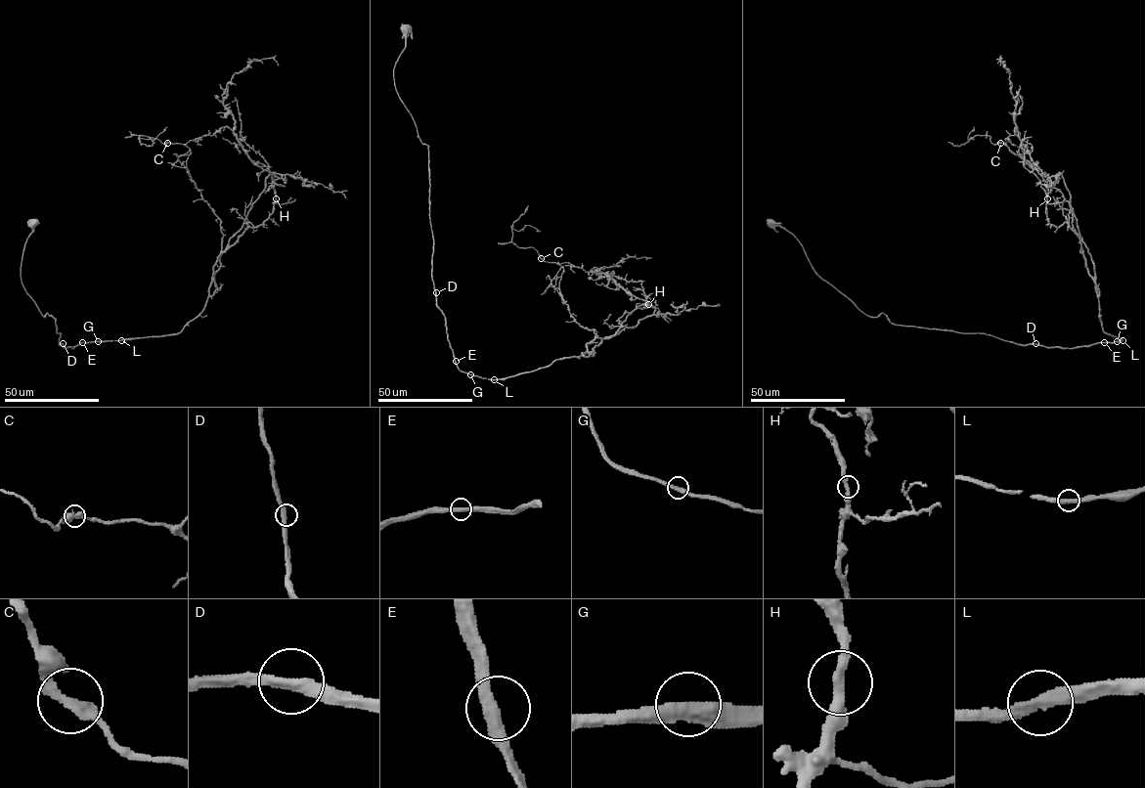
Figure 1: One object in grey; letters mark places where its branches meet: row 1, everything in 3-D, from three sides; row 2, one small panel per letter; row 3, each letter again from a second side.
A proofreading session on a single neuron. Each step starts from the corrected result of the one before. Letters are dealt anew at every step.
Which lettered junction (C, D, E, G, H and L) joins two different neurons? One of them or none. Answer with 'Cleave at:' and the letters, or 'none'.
Cleave at: none

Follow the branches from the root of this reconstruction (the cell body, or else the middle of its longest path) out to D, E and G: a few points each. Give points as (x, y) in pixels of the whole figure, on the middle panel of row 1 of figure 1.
D: (406, 28), (405, 48), (396, 62), (393, 78), (418, 136), (428, 147), (431, 277), (436, 292)
E: (406, 28), (405, 48), (393, 69), (394, 86), (418, 136), (428, 147), (432, 281), (456, 361)
G: (406, 28), (394, 86), (418, 136), (428, 147), (436, 303), (456, 365), (470, 374)

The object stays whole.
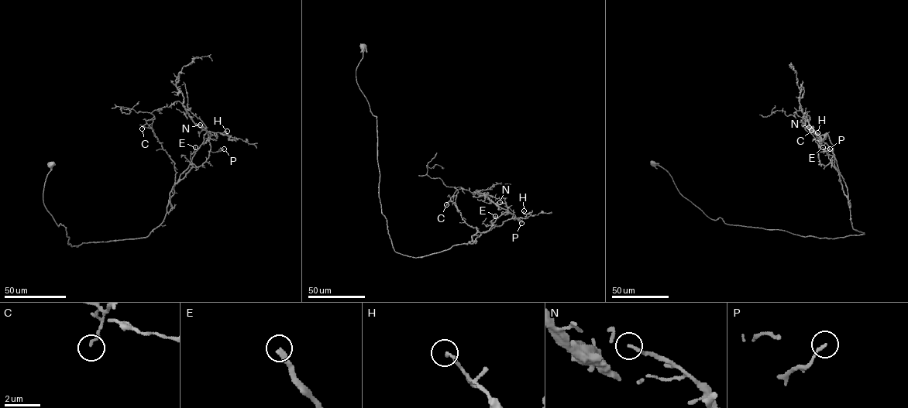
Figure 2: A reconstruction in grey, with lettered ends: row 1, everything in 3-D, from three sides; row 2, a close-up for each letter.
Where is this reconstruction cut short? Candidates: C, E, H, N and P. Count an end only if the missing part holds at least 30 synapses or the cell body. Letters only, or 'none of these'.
none of these

